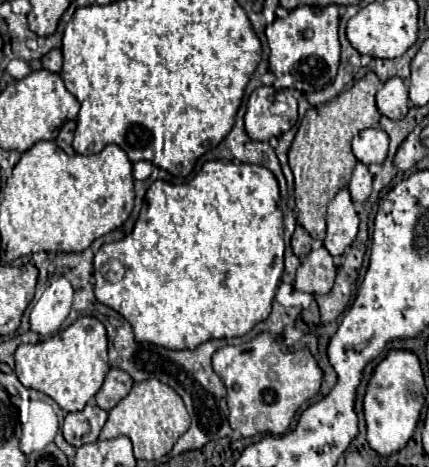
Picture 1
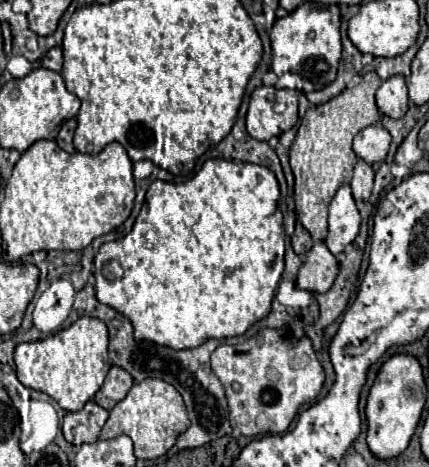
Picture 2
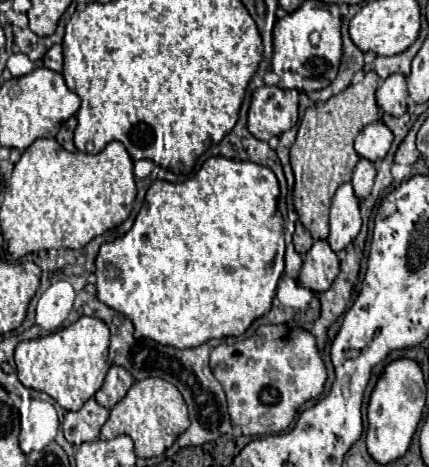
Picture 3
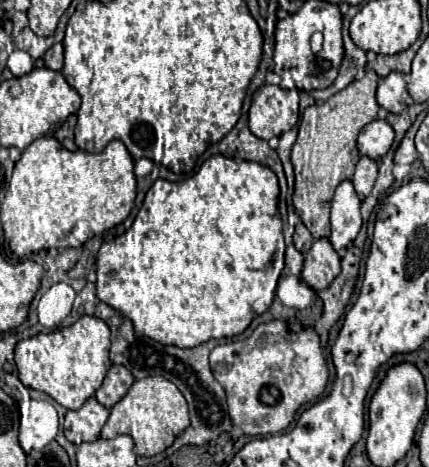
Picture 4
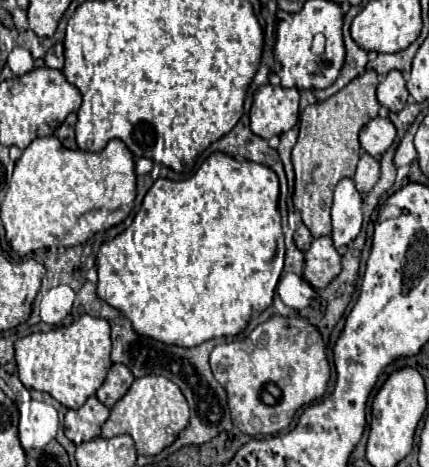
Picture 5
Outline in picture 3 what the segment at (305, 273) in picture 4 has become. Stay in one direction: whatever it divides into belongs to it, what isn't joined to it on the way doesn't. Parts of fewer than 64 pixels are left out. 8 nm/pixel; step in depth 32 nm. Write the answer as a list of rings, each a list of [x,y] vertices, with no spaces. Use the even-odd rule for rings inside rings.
[[[316,240],[304,258],[304,264],[298,276],[300,284],[314,292],[324,292],[332,286],[338,274],[340,274],[338,256],[332,252],[326,240]]]

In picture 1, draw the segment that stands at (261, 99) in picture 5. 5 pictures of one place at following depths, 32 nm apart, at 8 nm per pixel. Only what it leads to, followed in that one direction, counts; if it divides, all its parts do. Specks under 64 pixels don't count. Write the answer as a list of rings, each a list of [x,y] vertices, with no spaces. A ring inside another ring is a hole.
[[[260,86],[250,94],[244,122],[252,140],[270,140],[274,136],[282,136],[298,122],[298,102],[294,93],[290,89],[276,90],[272,86]],[[274,102],[286,102],[288,110],[284,114],[272,114],[270,106]]]

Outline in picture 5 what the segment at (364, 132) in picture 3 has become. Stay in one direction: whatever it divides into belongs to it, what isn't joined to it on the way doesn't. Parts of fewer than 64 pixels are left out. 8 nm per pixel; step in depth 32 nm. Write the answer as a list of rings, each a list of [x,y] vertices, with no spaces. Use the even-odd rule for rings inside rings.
[[[388,116],[372,118],[360,132],[362,150],[372,154],[374,158],[380,158],[390,148],[394,138],[396,138],[396,128],[388,120]]]

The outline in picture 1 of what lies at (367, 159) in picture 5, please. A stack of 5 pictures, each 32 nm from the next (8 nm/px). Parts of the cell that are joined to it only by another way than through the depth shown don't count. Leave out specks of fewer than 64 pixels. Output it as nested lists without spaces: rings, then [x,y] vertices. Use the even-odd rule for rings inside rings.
[[[362,162],[356,164],[348,188],[350,188],[350,194],[352,194],[354,202],[368,200],[368,196],[372,192],[372,174],[370,174],[370,170],[368,170],[366,164],[362,164]]]

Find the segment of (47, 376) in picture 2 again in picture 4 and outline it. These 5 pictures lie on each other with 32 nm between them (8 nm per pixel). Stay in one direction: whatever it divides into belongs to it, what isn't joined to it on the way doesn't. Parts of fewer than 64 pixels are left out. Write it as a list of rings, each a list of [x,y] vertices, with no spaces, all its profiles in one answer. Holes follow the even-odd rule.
[[[82,316],[72,326],[20,340],[16,344],[18,376],[26,388],[50,394],[58,404],[62,404],[68,410],[80,410],[82,404],[90,396],[94,396],[94,392],[102,386],[102,380],[108,368],[112,366],[108,350],[110,350],[108,324],[94,316]]]

